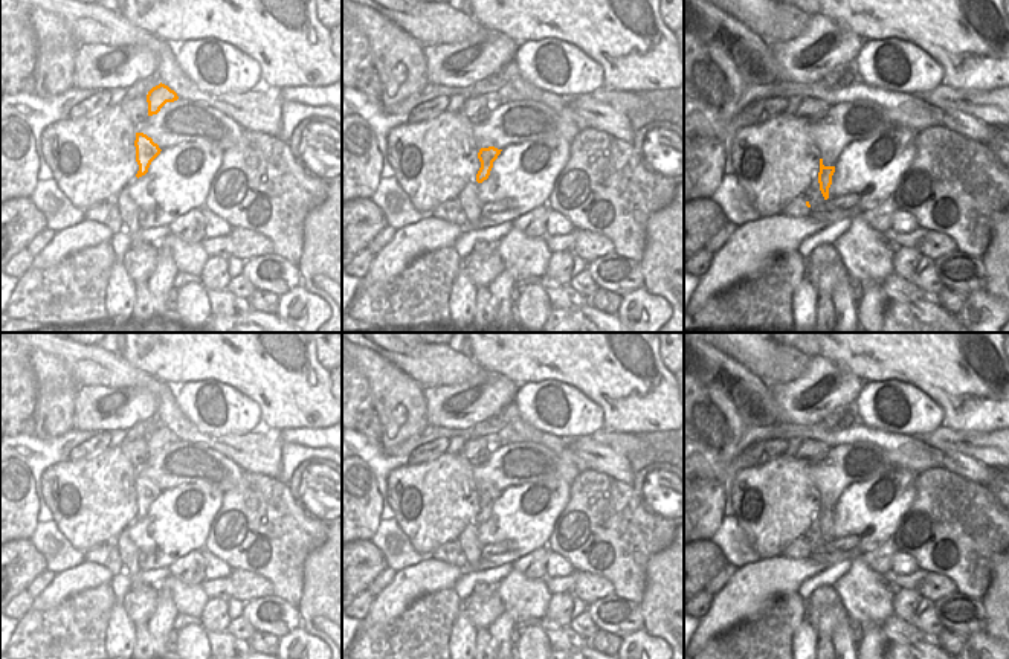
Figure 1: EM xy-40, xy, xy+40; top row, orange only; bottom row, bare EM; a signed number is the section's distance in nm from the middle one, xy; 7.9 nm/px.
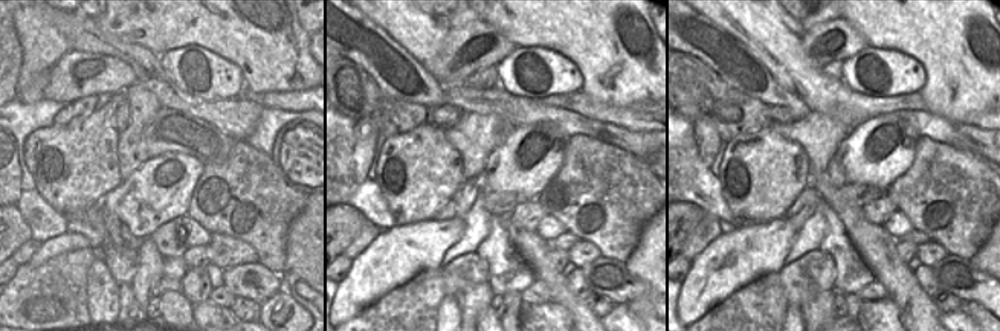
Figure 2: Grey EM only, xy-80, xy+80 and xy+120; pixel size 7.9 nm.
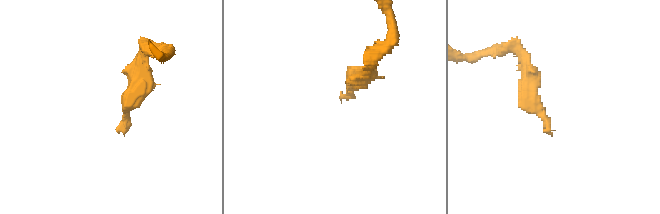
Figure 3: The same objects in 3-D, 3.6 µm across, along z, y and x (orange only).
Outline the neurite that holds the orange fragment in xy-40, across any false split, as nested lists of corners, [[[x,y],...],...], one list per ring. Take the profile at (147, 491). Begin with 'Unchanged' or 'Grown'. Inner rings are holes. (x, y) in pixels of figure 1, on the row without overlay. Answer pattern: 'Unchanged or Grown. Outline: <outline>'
Unchanged. Outline: [[[136,474],[134,488],[136,503],[139,506],[136,519],[139,520],[148,514],[151,503],[160,496],[162,491],[143,474]]]

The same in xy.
Unchanged. Outline: [[[488,488],[488,490],[481,490],[478,494],[478,500],[481,503],[481,510],[476,516],[476,523],[482,525],[484,522],[488,520],[490,513],[493,510],[493,503],[498,500],[498,497],[501,496],[502,491],[498,491],[495,488]]]

